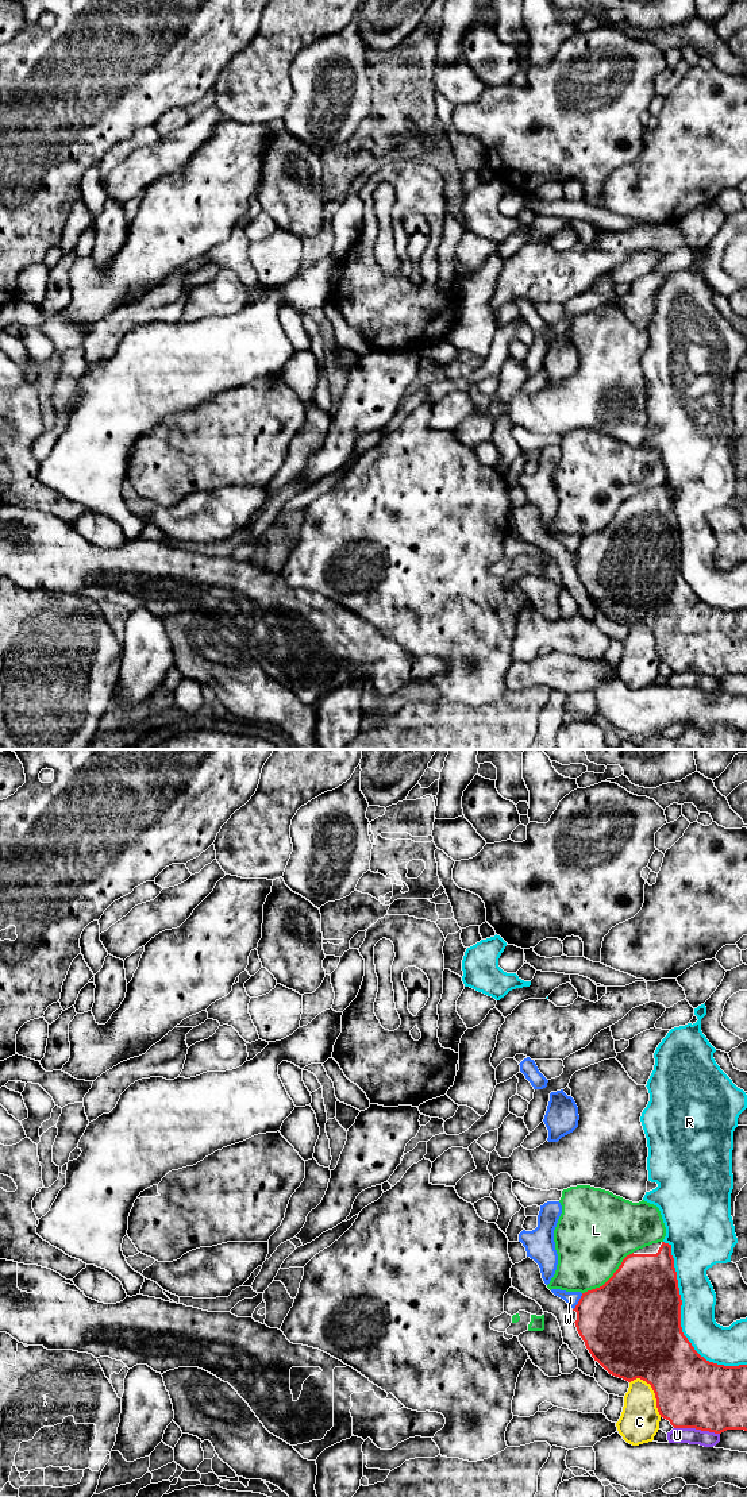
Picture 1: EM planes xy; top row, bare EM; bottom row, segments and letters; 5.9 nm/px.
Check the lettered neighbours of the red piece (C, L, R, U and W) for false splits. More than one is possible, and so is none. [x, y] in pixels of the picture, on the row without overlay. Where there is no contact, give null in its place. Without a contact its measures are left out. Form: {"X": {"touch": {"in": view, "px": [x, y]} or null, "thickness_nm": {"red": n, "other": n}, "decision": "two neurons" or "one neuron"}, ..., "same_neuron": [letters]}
{"C": {"touch": {"in": "xy", "px": [654, 636]}, "thickness_nm": {"red": 420, "other": 240}, "decision": "two neurons"}, "L": {"touch": {"in": "xy", "px": [611, 521]}, "thickness_nm": {"red": 500, "other": 440}, "decision": "two neurons"}, "R": {"touch": {"in": "xy", "px": [680, 564]}, "thickness_nm": {"red": 500, "other": 220}, "decision": "two neurons"}, "U": {"touch": {"in": "xy", "px": [697, 672]}, "thickness_nm": {"red": 420, "other": 100}, "decision": "two neurons"}, "W": {"touch": {"in": "xy", "px": [578, 546]}, "thickness_nm": {"red": 440, "other": 80}, "decision": "two neurons"}, "same_neuron": []}

